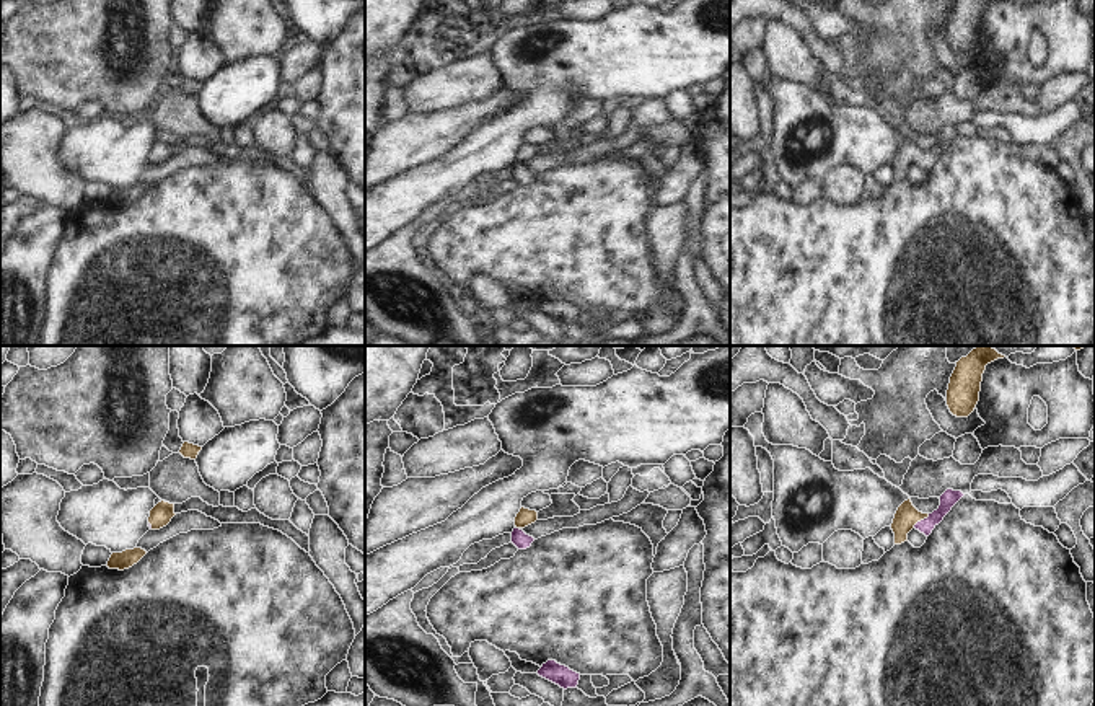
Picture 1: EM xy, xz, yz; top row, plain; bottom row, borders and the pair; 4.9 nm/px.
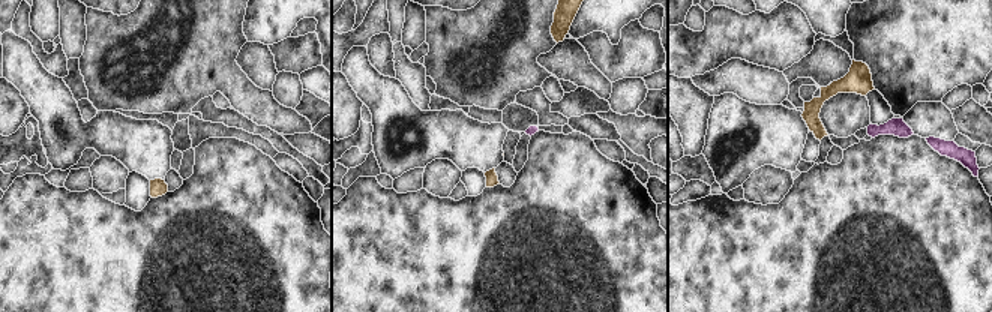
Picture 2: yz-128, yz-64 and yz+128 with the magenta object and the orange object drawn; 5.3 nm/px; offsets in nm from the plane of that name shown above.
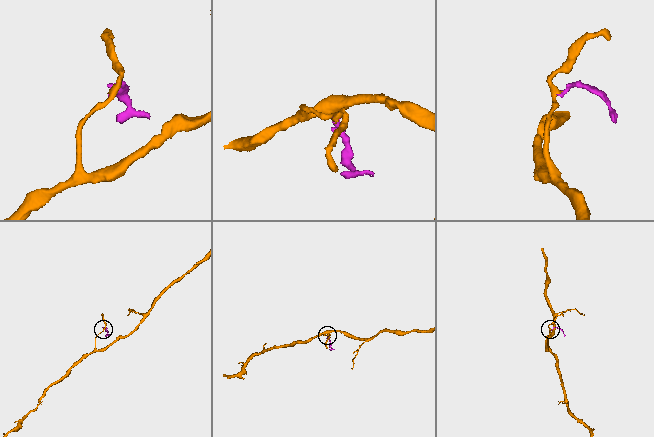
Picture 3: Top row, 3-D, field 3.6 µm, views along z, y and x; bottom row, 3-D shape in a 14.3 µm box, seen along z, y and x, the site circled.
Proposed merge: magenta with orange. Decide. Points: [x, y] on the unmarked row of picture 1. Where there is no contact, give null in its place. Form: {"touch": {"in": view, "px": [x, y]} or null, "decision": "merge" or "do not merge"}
{"touch": {"in": "yz", "px": [921, 155]}, "decision": "merge"}

